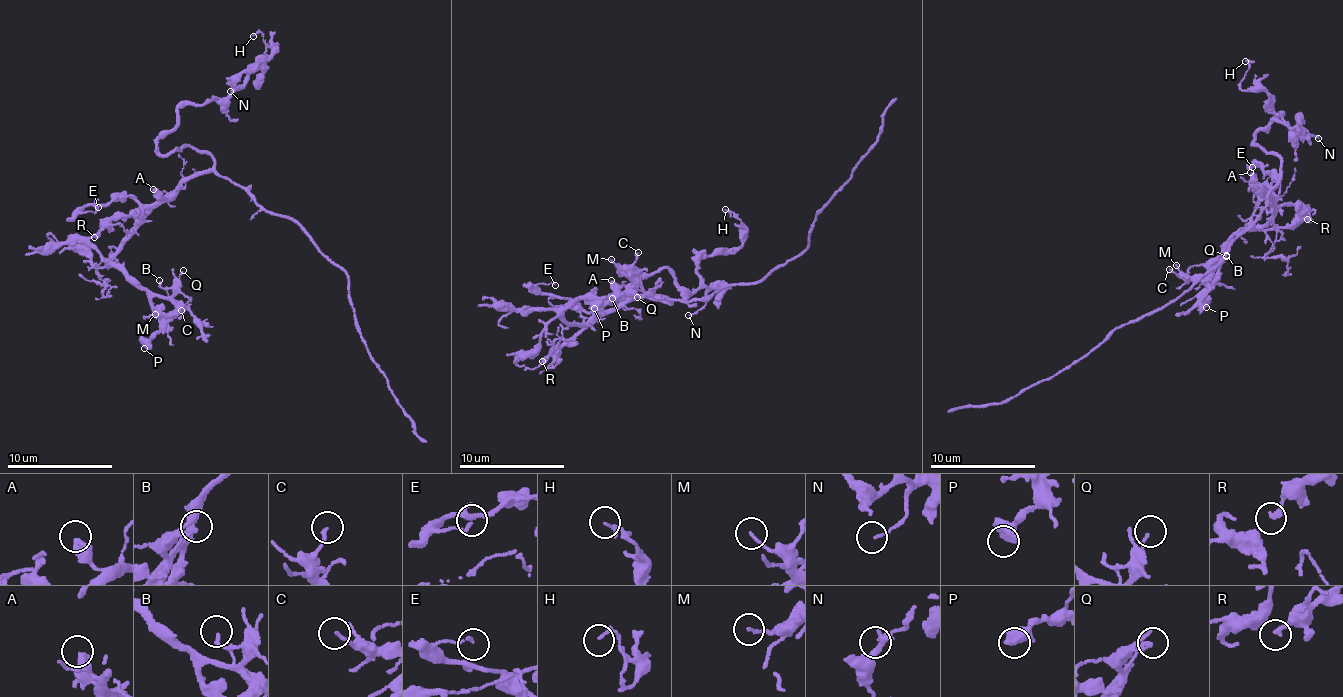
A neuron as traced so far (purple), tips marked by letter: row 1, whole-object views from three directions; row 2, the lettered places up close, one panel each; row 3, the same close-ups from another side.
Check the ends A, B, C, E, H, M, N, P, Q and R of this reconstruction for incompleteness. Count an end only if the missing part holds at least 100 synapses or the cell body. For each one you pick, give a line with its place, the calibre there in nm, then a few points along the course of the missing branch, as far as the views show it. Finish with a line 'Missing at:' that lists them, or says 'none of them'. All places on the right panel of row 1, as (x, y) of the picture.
Missing at: none of them

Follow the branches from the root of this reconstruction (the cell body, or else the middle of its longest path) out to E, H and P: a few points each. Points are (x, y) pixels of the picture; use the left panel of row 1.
E: (248, 195), (228, 177), (205, 171), (147, 206), (121, 197), (107, 204), (79, 209), (87, 213), (98, 207)
H: (248, 195), (206, 152), (164, 156), (156, 144), (184, 106), (228, 97), (271, 57), (253, 36)
P: (248, 195), (228, 177), (194, 174), (147, 215), (111, 259), (143, 288), (160, 324), (144, 348)

